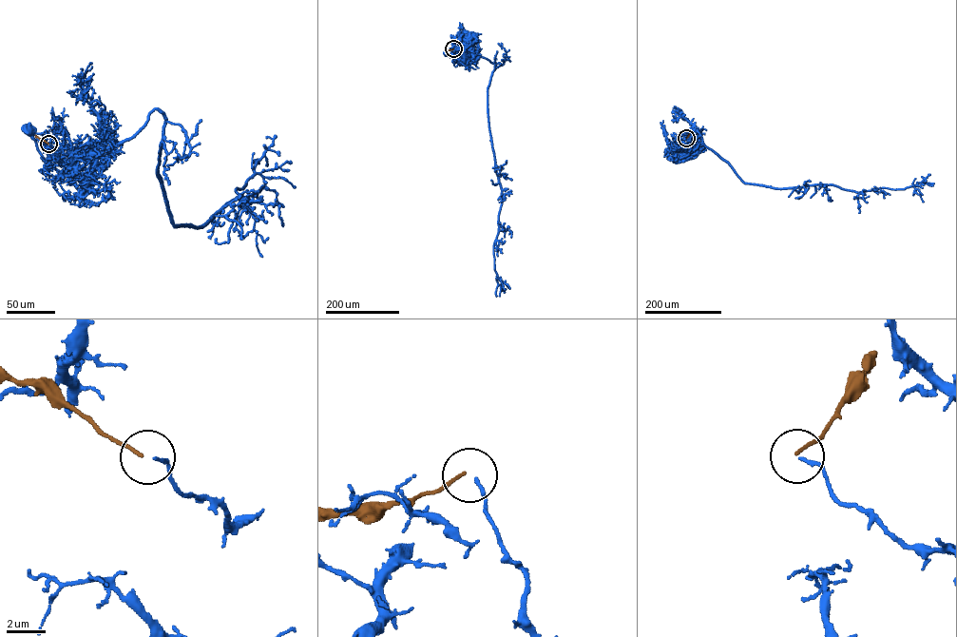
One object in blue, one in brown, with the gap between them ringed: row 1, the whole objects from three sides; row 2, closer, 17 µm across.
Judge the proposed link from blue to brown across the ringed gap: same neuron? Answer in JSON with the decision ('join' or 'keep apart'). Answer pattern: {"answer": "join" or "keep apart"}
{"answer": "keep apart"}

